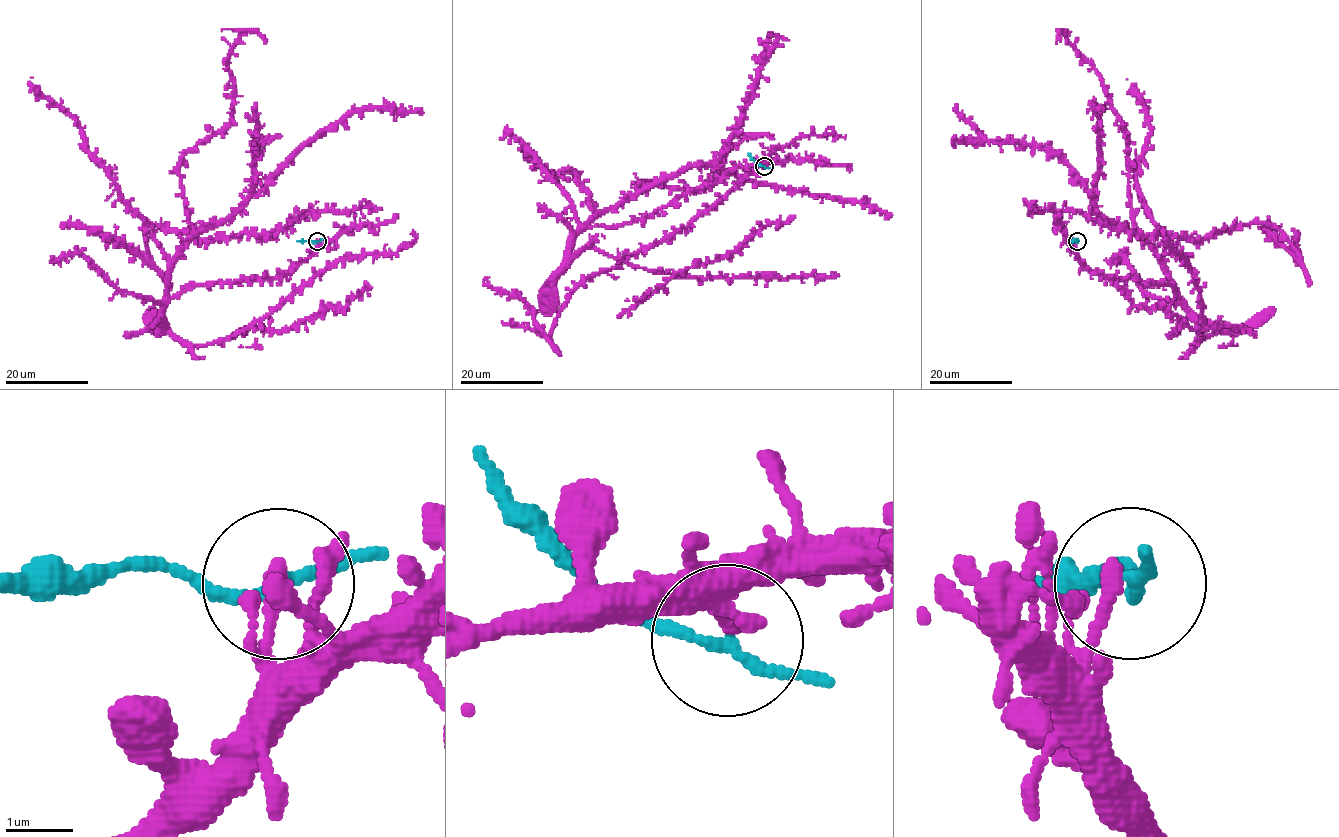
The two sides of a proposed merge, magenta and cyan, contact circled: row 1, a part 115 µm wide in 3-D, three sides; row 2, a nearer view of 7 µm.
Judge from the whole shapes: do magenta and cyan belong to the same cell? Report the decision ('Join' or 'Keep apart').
Keep apart

